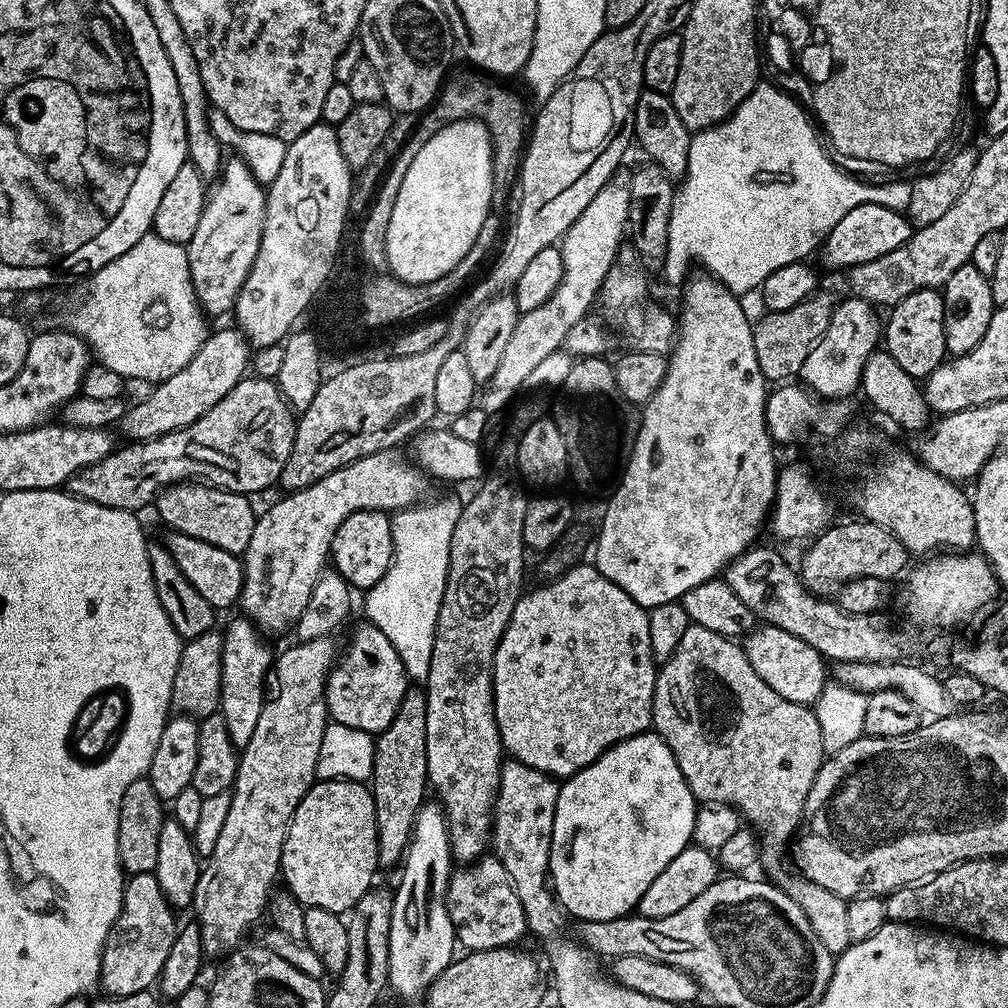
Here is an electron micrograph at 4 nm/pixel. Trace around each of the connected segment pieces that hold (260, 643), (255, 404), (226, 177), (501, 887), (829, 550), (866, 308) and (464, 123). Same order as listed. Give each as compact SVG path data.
M247 618L232 620L222 635L222 694L220 695L220 712L230 730L230 738L238 750L250 742L254 726L258 726L258 714L262 714L266 693L264 679L269 679L270 669L274 664L274 652L268 649L265 637L259 628Z
M253 375L239 380L234 390L230 390L230 394L226 394L226 398L218 402L218 406L210 406L210 410L206 410L206 414L202 414L198 422L182 430L162 434L153 440L138 440L125 443L125 448L117 447L109 456L102 458L102 462L94 462L92 466L78 470L68 479L66 488L72 495L86 502L134 513L139 513L140 508L146 507L163 488L168 488L179 480L205 480L228 492L260 492L279 481L286 466L286 458L290 458L290 450L294 446L296 421L297 417L284 399L279 384L275 380Z
M239 158L223 165L215 184L216 189L213 192L211 189L204 201L198 230L194 230L194 238L186 246L194 294L209 317L235 309L242 282L246 282L246 274L250 274L262 242L268 201L265 185L256 181L251 169Z
M485 854L479 860L460 866L448 879L448 913L456 928L456 938L468 952L519 945L528 932L526 914L518 894L506 874L506 866L495 855Z
M857 518L853 524L833 523L808 546L808 557L798 564L798 575L805 588L813 594L828 594L828 591L831 593L837 586L860 576L891 581L892 576L898 575L900 571L903 573L909 567L910 553L906 546L902 546L899 538L890 534L890 530L863 518Z
M847 299L833 307L830 326L826 326L826 334L822 334L814 350L810 350L810 358L802 362L799 375L803 387L828 402L851 397L851 392L859 389L866 358L877 351L882 340L882 320L876 317L877 309L865 300Z
M465 118L447 124L426 146L414 154L402 186L398 186L398 198L394 198L394 210L390 210L390 226L386 226L386 258L388 271L406 284L428 284L450 274L462 261L468 251L475 246L482 226L493 207L492 187L492 139L488 125L480 118Z

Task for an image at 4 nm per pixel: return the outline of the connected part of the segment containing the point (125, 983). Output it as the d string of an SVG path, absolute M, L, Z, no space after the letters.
M134 872L124 881L124 897L118 918L110 930L110 934L104 943L104 953L100 963L99 987L105 988L109 997L129 996L135 992L147 992L160 979L160 971L170 954L170 946L174 946L174 938L178 931L176 924L177 913L168 901L162 887L158 884L158 878L154 872Z

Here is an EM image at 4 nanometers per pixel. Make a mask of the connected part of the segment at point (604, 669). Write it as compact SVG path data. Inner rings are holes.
M581 562L551 582L544 582L541 588L536 588L533 592L525 591L514 606L514 614L510 614L510 622L498 642L492 667L492 701L500 731L500 742L504 745L505 753L511 759L553 778L567 778L576 772L581 772L583 768L593 764L608 748L613 748L618 742L652 728L652 703L657 671L658 664L653 660L650 650L648 612L641 604L634 602L634 598L630 598L626 590L614 586L614 582L610 582L610 578L603 576L591 563Z

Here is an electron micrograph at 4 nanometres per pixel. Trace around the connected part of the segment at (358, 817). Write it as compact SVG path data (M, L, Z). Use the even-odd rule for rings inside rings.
M348 779L313 784L294 810L280 855L280 876L290 896L304 908L347 914L373 887L379 862L371 787Z

